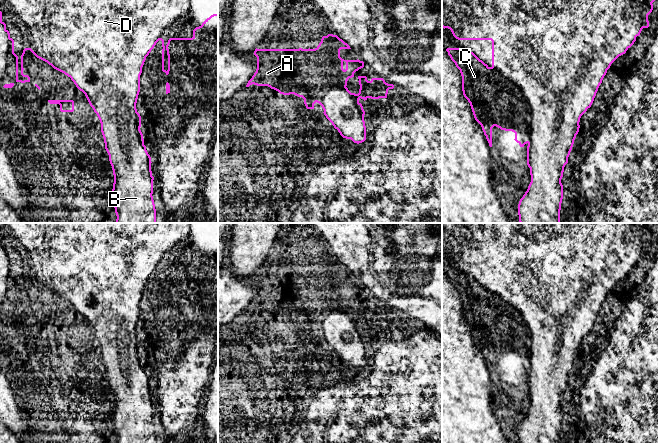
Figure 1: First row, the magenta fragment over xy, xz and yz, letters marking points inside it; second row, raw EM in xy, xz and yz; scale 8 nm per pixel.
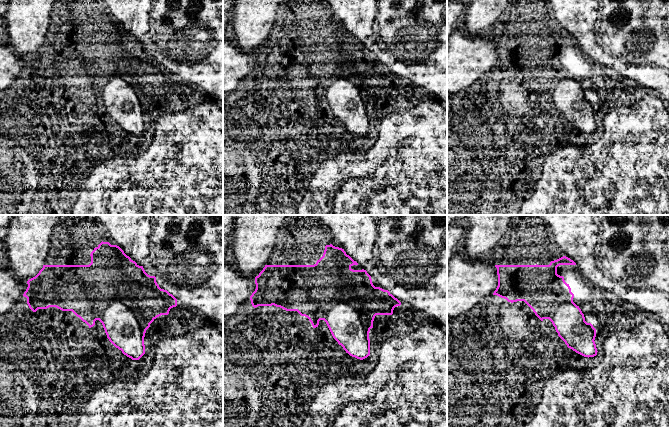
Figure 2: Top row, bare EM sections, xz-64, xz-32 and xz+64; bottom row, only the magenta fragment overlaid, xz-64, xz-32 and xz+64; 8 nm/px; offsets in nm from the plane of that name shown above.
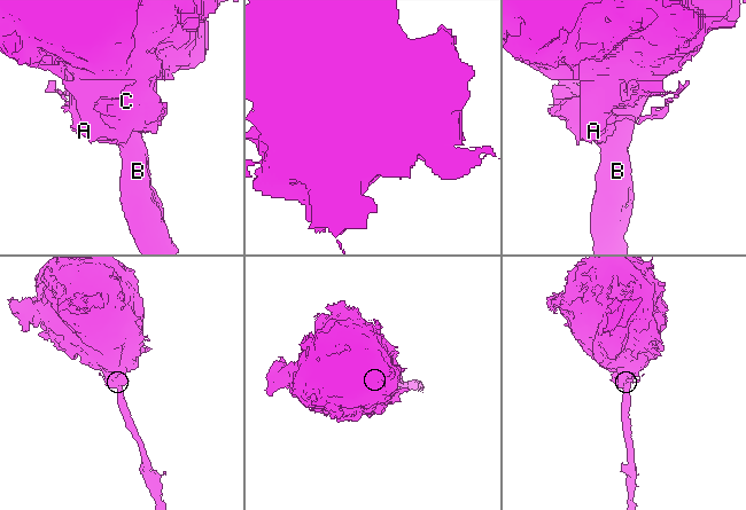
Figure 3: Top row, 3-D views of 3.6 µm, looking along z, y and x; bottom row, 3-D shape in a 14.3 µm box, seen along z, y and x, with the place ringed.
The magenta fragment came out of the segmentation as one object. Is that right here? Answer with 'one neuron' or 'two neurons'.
one neuron

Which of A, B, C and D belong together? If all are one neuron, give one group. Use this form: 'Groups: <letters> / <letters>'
Groups: A B C D

